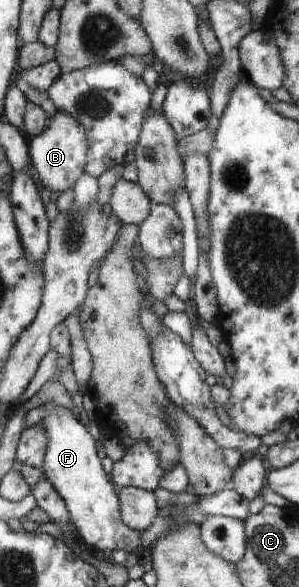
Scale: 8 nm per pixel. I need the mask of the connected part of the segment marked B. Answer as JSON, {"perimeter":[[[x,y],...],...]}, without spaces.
{"perimeter":[[[57,110],[53,118],[48,119],[45,130],[27,141],[28,153],[34,168],[34,175],[39,187],[45,185],[56,198],[60,193],[69,190],[85,172],[88,154],[88,132],[76,118]]]}

